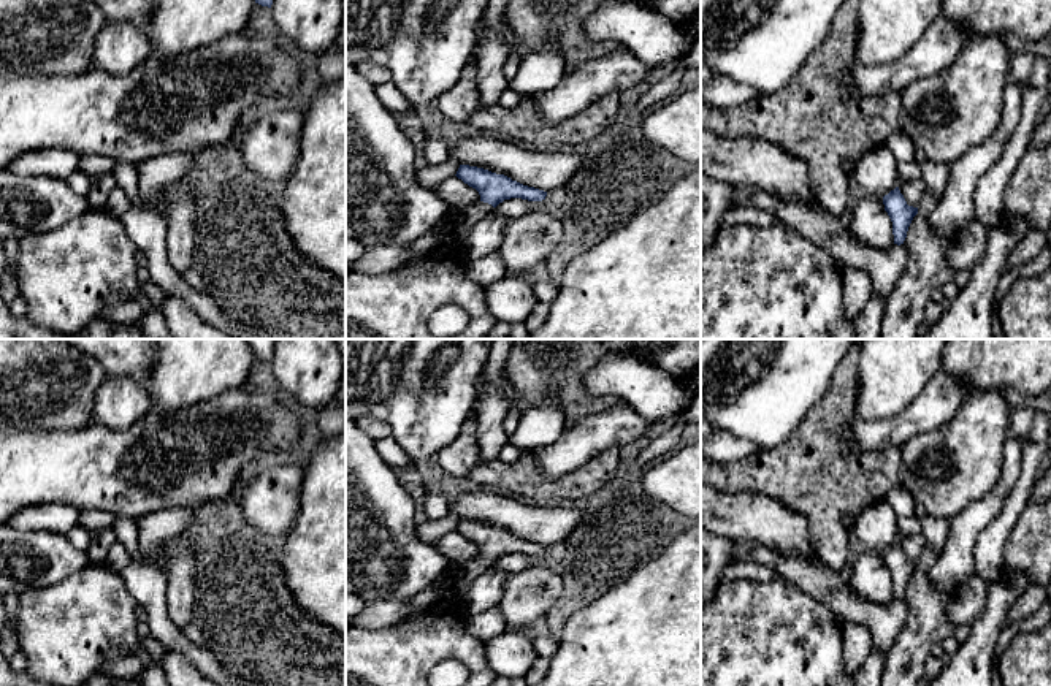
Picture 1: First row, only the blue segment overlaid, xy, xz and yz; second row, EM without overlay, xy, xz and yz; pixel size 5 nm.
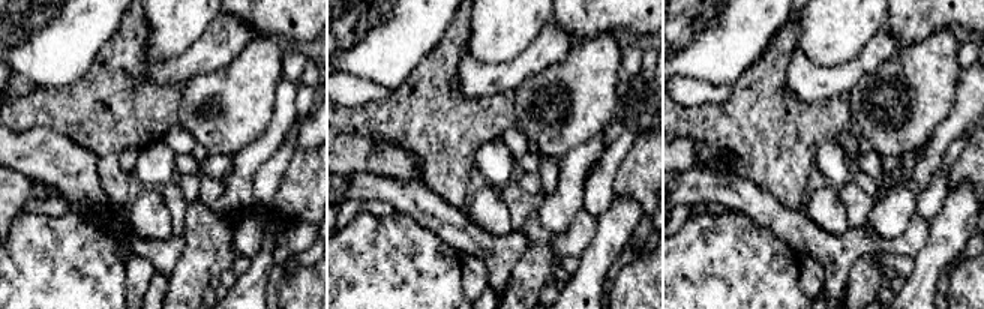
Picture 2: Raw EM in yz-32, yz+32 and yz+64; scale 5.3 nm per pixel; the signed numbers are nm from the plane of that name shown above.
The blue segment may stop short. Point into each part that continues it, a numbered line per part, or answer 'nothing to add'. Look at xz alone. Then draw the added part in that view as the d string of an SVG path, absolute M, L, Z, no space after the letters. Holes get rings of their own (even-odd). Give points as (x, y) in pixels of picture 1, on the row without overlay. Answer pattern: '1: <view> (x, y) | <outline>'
1: xz (473, 567) | M477 556L466 561L460 570L460 575L453 585L455 591L463 594L472 583L472 580L480 575L483 570L495 566L495 562L488 558Z

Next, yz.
1: yz (929, 556) | M926 545L918 561L918 567L927 572L938 561L940 556L940 550L934 550L932 547Z

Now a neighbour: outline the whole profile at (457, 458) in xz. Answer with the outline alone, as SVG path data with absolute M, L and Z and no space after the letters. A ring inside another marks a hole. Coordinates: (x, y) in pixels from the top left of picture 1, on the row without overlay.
M468 418L458 437L436 453L439 469L458 477L468 478L472 467L480 461L477 444L476 420Z

